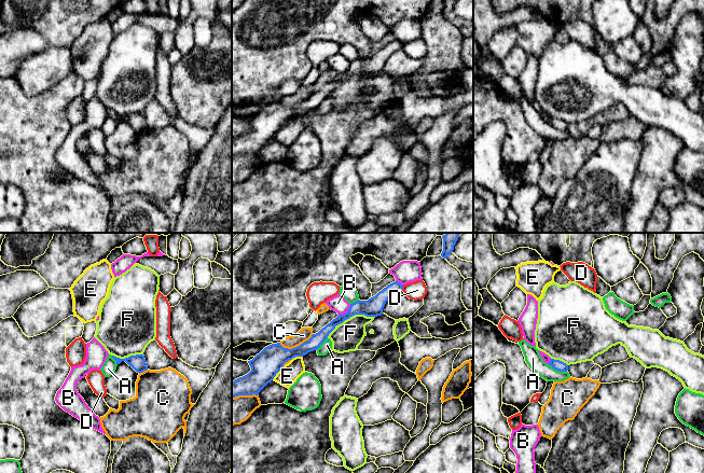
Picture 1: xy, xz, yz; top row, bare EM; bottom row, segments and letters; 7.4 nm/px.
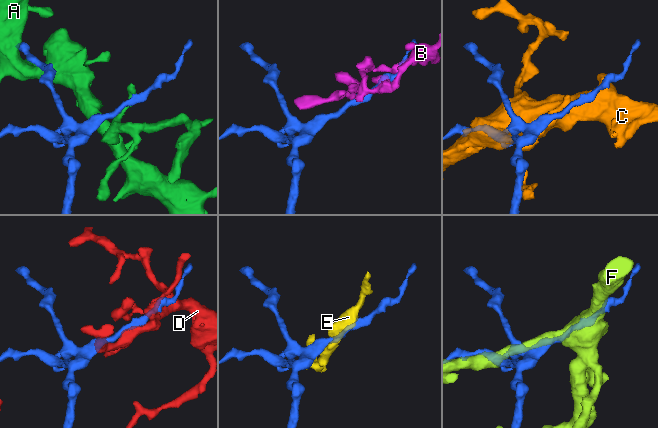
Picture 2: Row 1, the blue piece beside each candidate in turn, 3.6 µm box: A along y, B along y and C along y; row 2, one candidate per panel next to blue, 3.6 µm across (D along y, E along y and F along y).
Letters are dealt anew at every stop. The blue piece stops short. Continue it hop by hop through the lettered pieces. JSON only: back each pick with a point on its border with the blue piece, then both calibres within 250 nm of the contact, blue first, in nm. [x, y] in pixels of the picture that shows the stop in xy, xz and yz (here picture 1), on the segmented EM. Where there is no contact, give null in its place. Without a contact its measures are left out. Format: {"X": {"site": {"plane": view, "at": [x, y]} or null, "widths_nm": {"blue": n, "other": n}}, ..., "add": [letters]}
{"add": []}

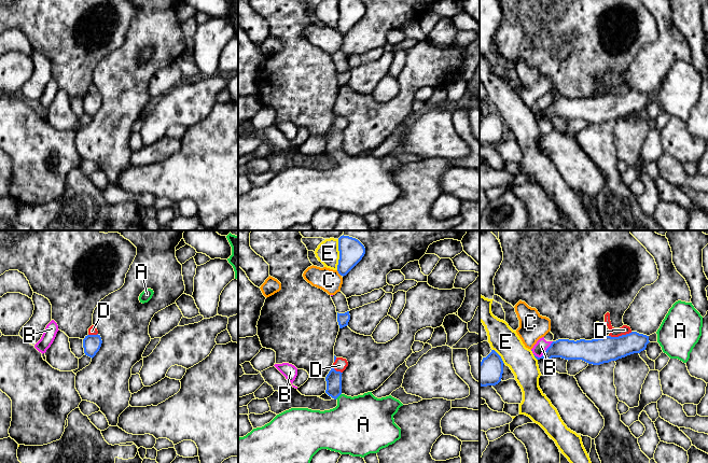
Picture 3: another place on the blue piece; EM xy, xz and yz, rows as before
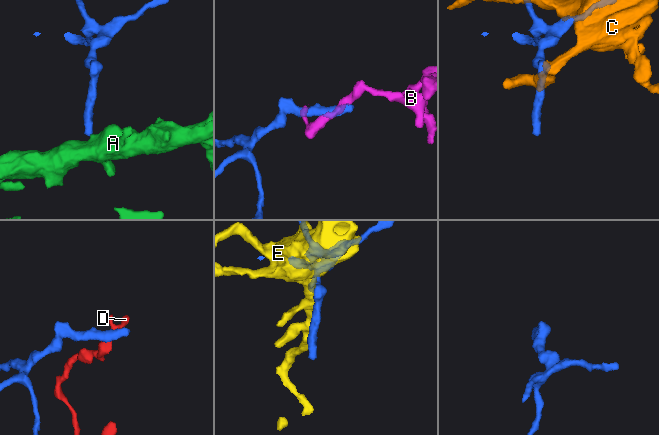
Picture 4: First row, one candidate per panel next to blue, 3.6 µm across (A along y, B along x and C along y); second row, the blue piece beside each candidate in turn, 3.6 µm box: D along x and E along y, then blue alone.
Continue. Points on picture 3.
{"A": {"site": {"plane": "xz", "at": [337, 396]}, "widths_nm": {"blue": 120, "other": 400}}, "add": ["A"]}

